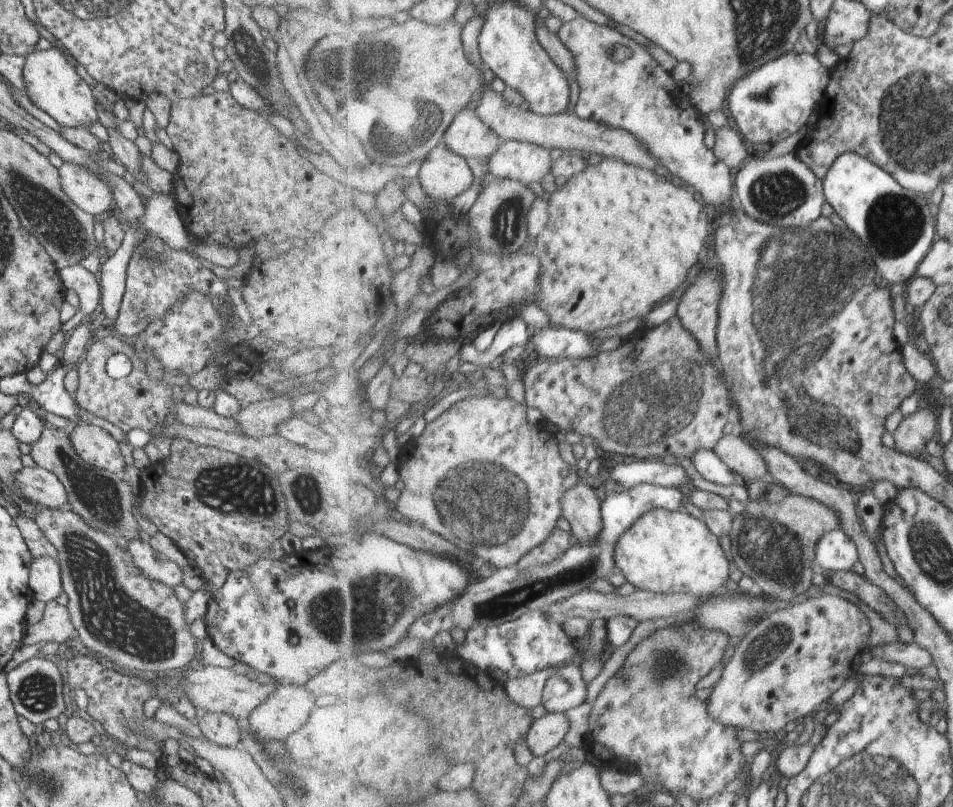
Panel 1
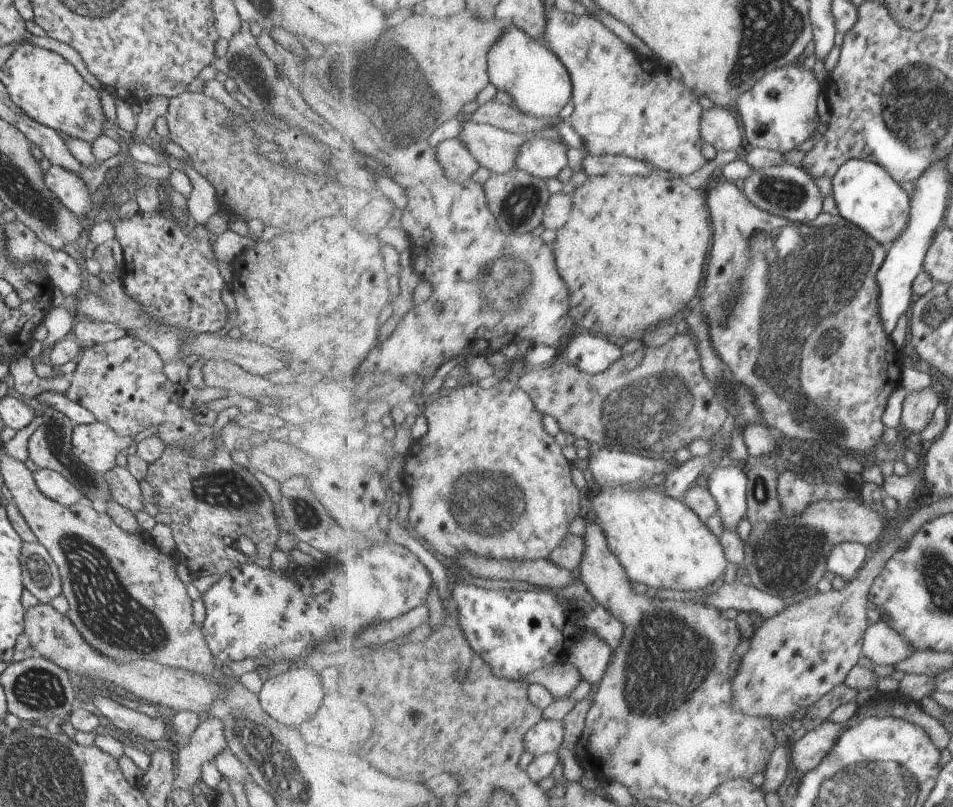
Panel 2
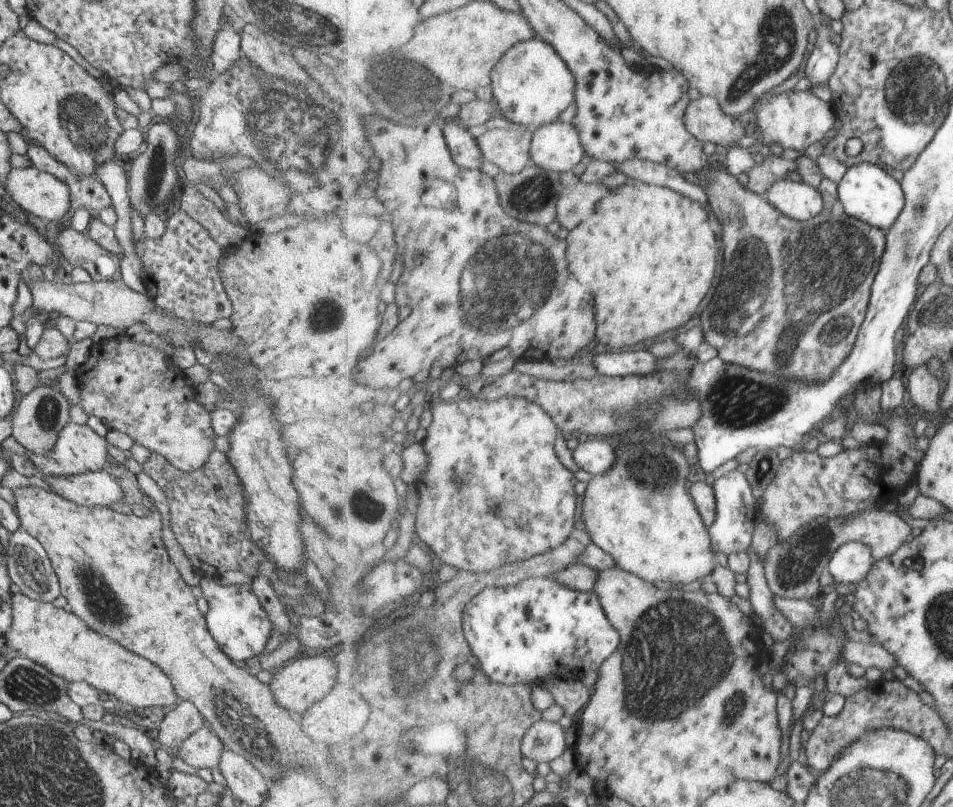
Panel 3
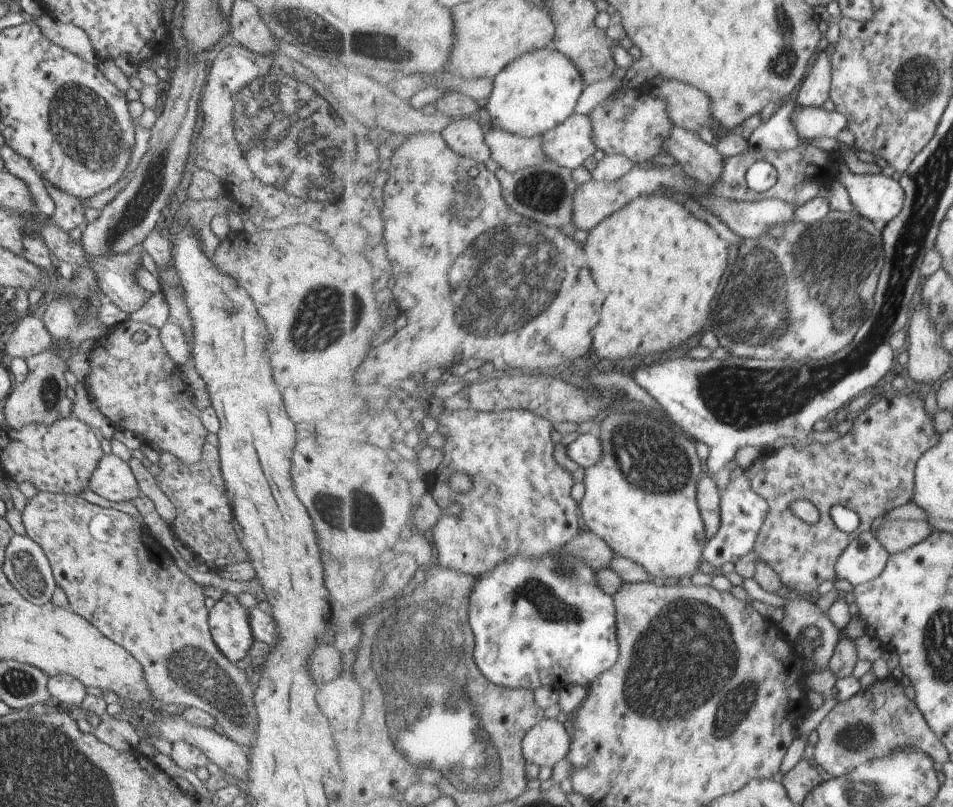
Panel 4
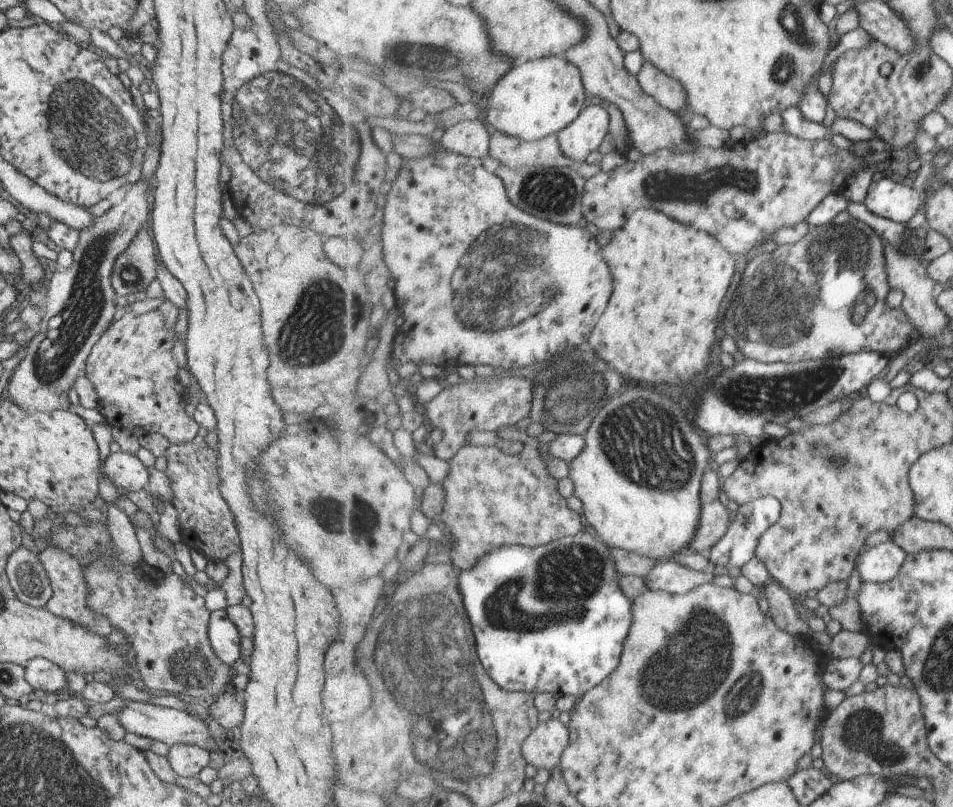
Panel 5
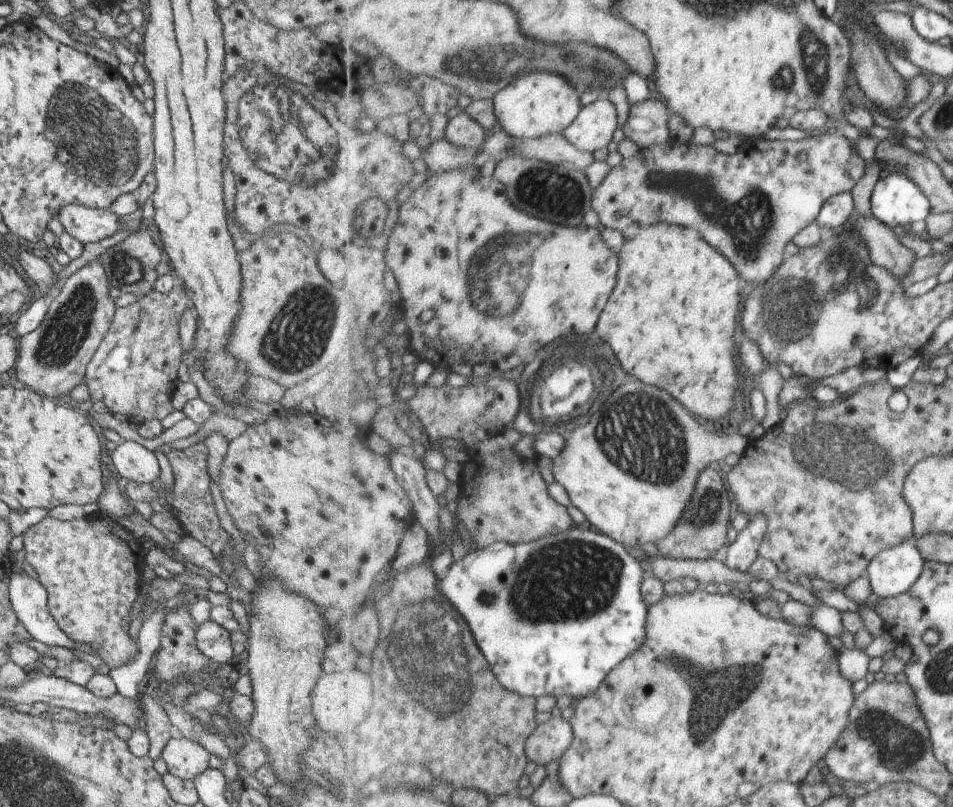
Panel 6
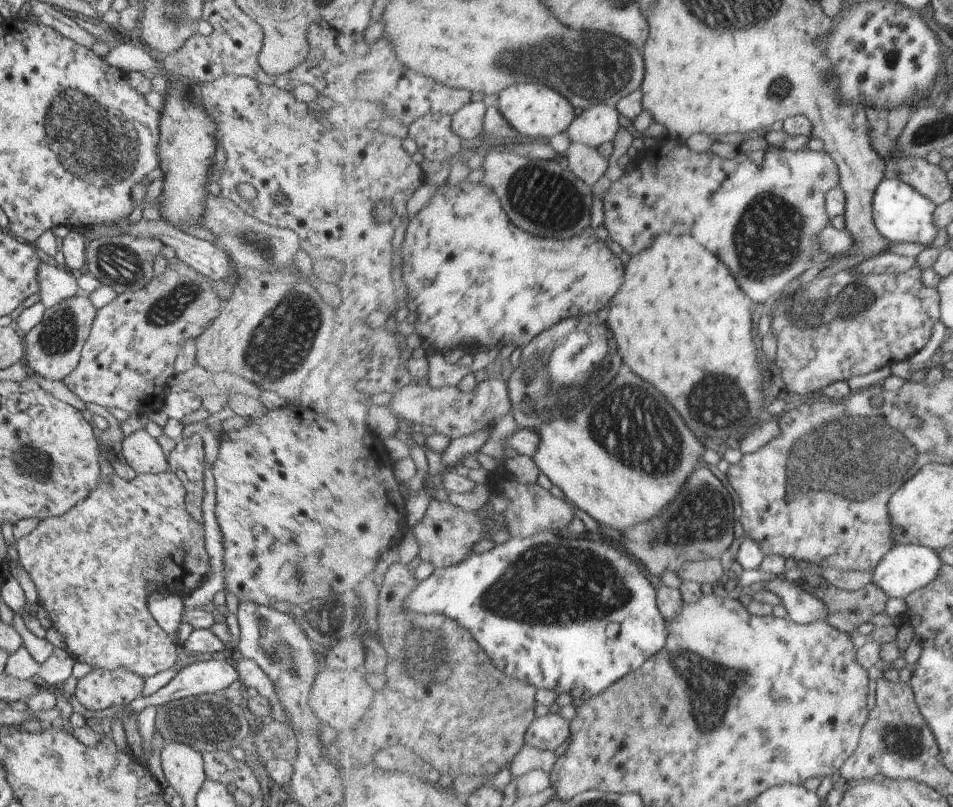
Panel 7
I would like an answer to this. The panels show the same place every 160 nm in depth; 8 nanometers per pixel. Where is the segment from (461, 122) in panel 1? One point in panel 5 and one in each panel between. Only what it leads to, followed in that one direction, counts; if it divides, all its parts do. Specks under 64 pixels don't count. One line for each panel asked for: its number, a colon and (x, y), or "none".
2: (496, 149)
3: (509, 149)
4: (513, 152)
5: (546, 152)

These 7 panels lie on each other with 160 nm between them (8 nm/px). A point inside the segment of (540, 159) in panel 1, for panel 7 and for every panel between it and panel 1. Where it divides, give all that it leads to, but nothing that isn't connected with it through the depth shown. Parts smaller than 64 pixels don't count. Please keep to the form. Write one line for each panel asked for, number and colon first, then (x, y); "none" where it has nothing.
2: (541, 158)
3: (557, 147)
4: (570, 144)
5: (581, 137)
6: (594, 128)
7: (600, 123)

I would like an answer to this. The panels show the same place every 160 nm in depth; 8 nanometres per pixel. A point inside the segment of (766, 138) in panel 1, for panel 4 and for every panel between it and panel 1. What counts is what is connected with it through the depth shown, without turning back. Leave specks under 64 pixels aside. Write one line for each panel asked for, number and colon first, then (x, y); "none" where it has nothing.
2: (780, 112)
3: (792, 119)
4: (811, 122)

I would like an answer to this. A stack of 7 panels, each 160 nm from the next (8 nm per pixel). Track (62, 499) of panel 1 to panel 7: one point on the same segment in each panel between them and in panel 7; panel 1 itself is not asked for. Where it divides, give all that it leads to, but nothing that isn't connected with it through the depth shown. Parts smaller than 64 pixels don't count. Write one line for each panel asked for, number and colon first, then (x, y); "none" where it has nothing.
2: (52, 485)
3: (96, 488)
4: (111, 479)
5: (125, 472)
6: (129, 461)
7: (142, 453)

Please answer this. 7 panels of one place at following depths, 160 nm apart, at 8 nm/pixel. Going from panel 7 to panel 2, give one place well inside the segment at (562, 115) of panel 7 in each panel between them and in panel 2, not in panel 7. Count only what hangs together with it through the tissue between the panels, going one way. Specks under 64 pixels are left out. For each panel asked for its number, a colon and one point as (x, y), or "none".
2: (535, 77)
3: (532, 84)
4: (536, 92)
5: (541, 97)
6: (544, 103)

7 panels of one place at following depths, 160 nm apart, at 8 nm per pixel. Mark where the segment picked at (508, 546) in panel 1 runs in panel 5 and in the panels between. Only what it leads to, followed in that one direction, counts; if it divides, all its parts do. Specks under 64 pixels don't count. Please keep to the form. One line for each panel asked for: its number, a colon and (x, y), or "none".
2: (487, 478)
3: (494, 493)
4: (520, 504)
5: (494, 498)

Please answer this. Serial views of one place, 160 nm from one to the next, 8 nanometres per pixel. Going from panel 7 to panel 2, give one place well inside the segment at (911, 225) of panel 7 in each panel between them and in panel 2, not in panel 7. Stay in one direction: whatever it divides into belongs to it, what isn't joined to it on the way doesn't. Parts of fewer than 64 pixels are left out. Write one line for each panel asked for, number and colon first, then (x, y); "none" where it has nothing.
2: (866, 193)
3: (866, 192)
4: (880, 198)
5: (897, 201)
6: (896, 200)

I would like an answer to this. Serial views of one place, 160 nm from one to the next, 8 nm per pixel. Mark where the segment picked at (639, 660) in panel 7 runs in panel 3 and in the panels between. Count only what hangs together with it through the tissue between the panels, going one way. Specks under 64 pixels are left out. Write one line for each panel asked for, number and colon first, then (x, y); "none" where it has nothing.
3: (537, 628)
4: (537, 622)
5: (552, 619)
6: (554, 616)

